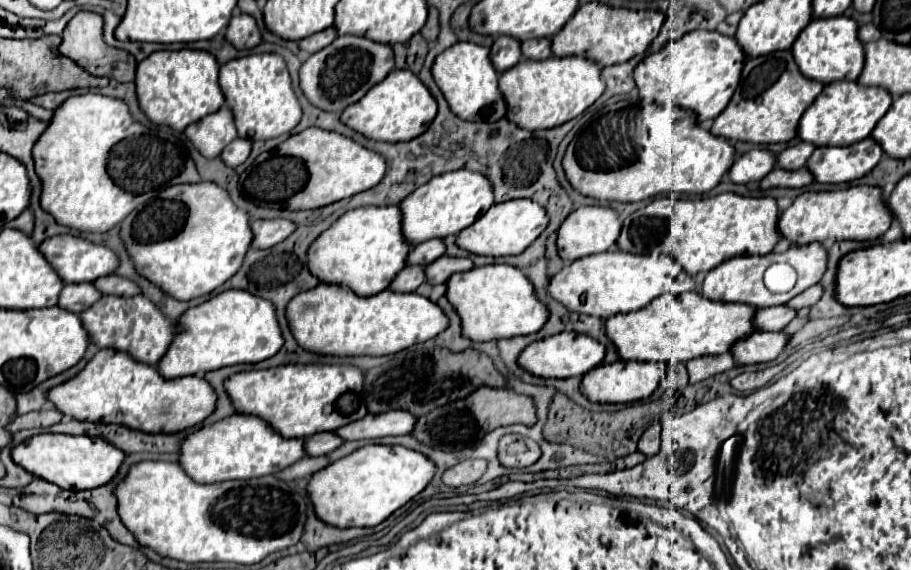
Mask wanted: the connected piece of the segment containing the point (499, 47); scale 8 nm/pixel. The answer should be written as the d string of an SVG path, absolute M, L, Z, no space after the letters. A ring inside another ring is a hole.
M497 36L491 44L491 56L493 68L497 68L497 72L505 72L521 60L521 44L509 36Z

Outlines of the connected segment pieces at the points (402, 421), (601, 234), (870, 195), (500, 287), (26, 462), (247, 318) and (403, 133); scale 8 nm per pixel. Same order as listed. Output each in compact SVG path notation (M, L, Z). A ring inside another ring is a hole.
M389 410L383 414L367 414L361 420L337 428L335 434L341 440L373 440L381 436L399 436L411 432L415 426L415 416L405 410Z
M581 206L573 210L567 220L559 226L557 230L557 252L563 262L573 262L577 258L589 256L589 254L599 254L615 246L615 240L621 232L621 222L615 214L615 210L605 208L605 206Z
M851 186L835 192L803 192L779 216L779 234L797 246L811 242L839 242L839 240L875 240L891 224L893 216L881 200L877 186Z
M491 264L471 268L461 274L453 274L447 282L447 300L461 318L461 334L473 342L513 338L521 334L533 334L547 322L547 308L535 298L533 284L527 276L507 264Z
M37 434L23 444L11 448L13 462L33 476L49 480L65 490L91 490L107 484L119 470L123 462L123 452L107 444L101 438L91 436L69 436L69 434Z
M225 290L195 308L187 308L179 316L179 324L185 332L169 344L169 352L157 364L157 370L165 378L203 376L205 372L233 364L255 364L271 358L283 346L273 304L241 290Z
M393 70L389 72L389 76L385 76L385 80L381 80L381 84L375 84L357 104L345 108L339 120L351 130L363 134L365 138L403 142L421 136L421 132L425 132L435 114L437 102L423 86L423 82L409 70Z

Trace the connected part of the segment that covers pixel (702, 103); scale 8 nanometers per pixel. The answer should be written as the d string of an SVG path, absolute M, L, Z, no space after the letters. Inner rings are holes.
M693 30L683 38L669 42L659 52L645 56L633 70L633 82L641 98L651 98L661 106L679 106L693 110L701 126L713 120L729 104L745 62L745 54L737 40L721 36L719 32Z

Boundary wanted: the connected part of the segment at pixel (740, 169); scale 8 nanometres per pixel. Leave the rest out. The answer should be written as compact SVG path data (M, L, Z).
M753 148L753 150L745 152L741 158L737 158L737 160L733 162L733 166L729 168L727 176L729 176L731 182L735 182L735 184L759 182L759 180L765 178L773 168L775 168L775 154L771 154L769 150Z

